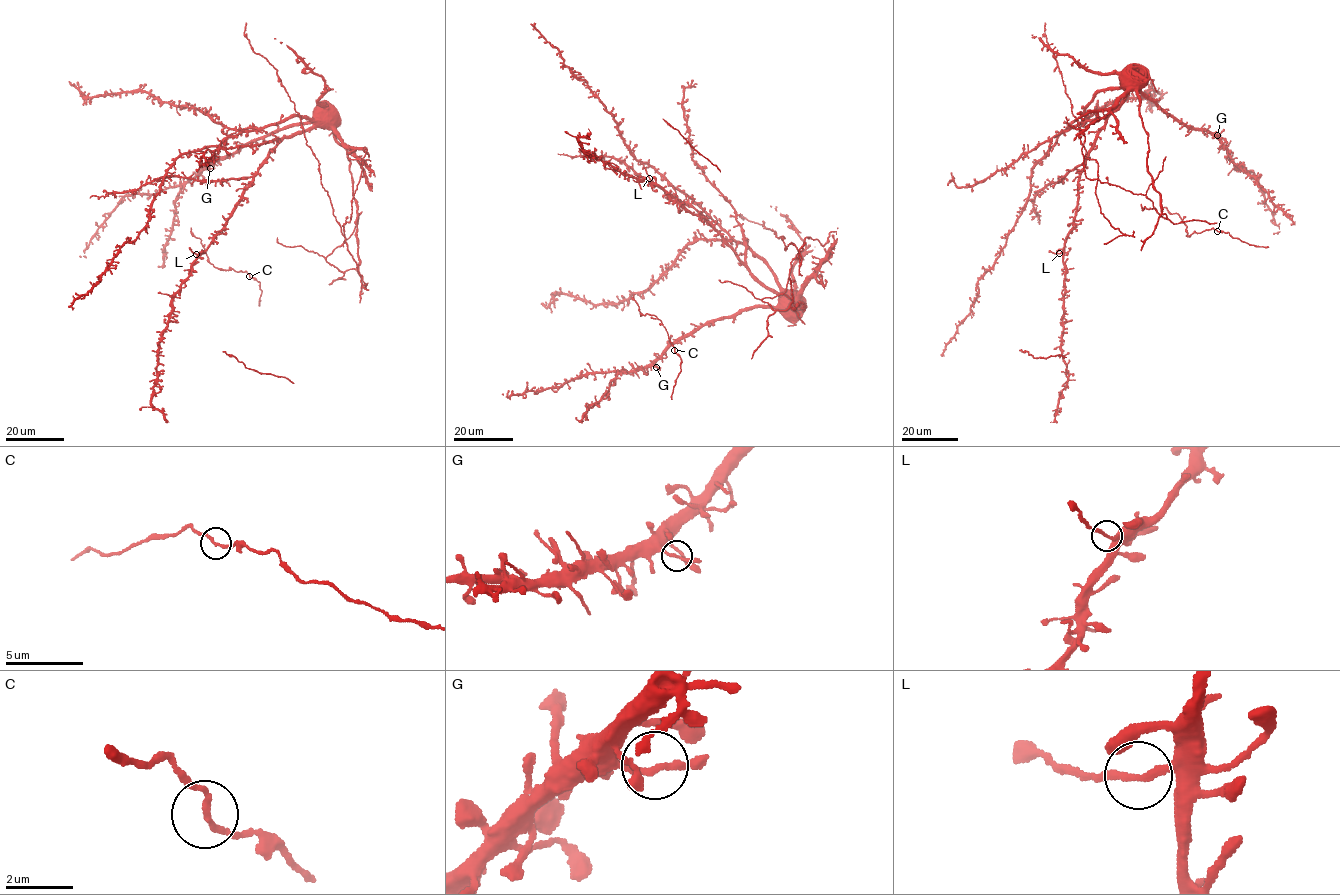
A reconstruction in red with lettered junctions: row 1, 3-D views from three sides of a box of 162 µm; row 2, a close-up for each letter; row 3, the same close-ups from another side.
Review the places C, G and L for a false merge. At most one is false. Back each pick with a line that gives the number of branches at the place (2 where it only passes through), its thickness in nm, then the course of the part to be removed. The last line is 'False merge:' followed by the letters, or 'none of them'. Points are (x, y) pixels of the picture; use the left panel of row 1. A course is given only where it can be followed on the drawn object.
L: 2 branches meet; 170 nm thick
False merge: L

